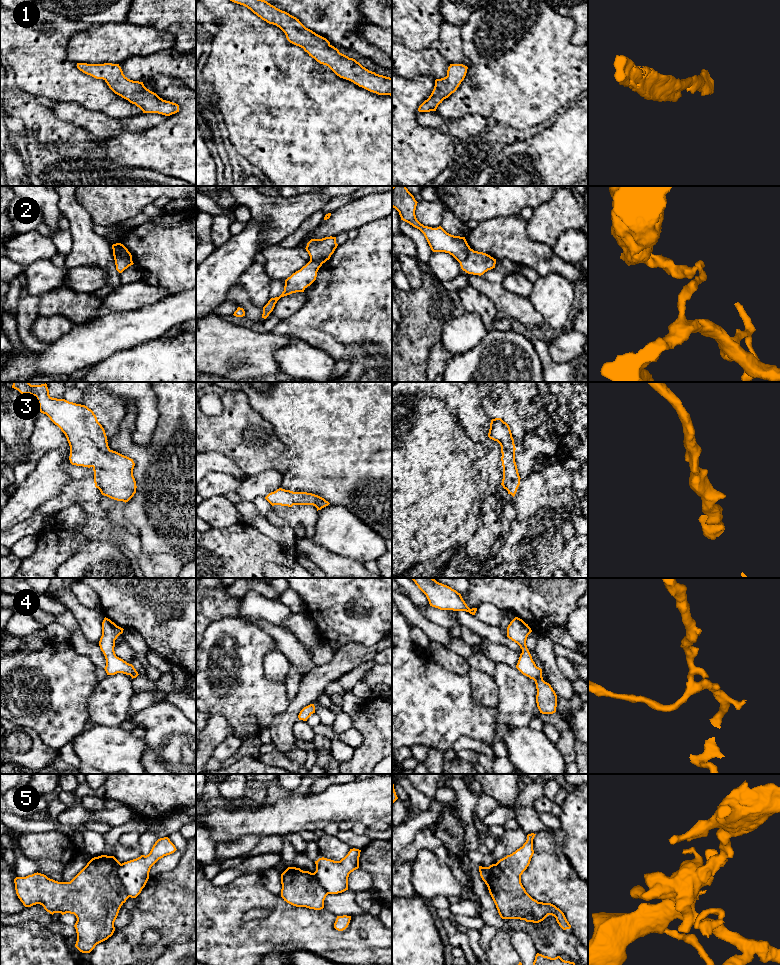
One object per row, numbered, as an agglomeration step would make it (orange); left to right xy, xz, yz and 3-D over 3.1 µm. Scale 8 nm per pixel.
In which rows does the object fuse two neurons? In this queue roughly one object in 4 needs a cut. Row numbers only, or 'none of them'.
2, 5

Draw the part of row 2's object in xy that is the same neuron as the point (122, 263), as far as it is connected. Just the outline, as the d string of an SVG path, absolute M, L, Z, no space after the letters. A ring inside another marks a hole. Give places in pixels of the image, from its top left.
M114 249L113 256L115 260L116 270L119 273L122 273L125 269L134 264L129 257L122 257L120 252Z

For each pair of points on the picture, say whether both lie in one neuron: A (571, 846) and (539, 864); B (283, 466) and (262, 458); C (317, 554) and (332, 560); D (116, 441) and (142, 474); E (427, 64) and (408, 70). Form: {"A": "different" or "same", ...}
{"A": "different", "B": "same", "C": "same", "D": "same", "E": "same"}

